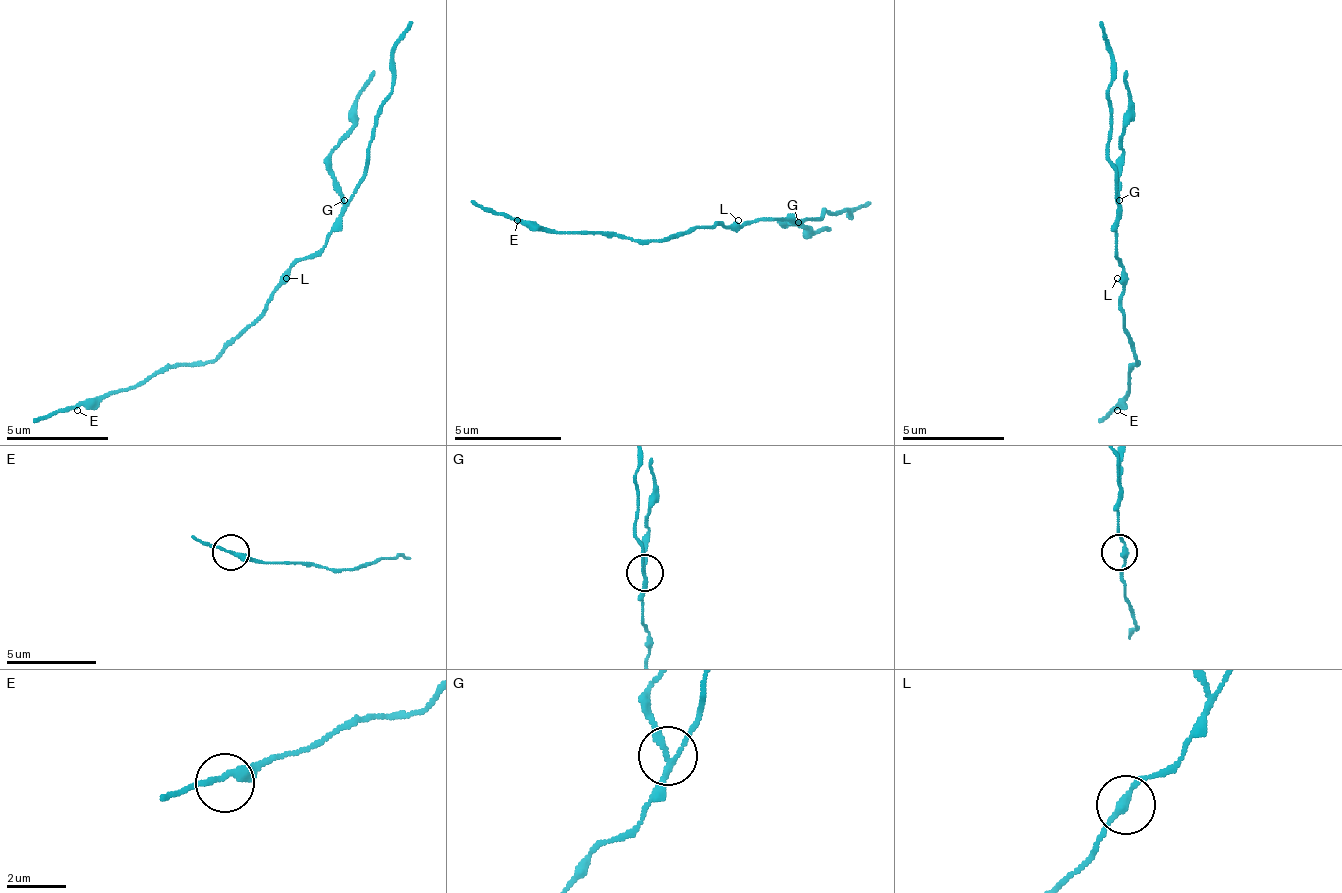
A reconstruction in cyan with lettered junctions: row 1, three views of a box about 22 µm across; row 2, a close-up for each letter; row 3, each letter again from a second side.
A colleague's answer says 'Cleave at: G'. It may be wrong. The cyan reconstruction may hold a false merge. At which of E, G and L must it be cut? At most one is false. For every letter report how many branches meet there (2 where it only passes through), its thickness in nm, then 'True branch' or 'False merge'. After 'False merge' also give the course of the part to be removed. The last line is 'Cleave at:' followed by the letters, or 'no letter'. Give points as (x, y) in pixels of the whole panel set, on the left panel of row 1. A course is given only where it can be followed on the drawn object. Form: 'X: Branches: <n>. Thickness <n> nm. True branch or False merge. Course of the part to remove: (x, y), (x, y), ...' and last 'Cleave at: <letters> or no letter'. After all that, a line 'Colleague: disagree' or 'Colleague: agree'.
E: Branches: 2. Thickness 240 nm. True branch
G: Branches: 3. Thickness 180 nm. False merge. Course of the part to remove: (342, 201), (332, 145), (352, 125), (352, 99), (373, 69)
L: Branches: 2. Thickness 220 nm. True branch
Cleave at: G
Colleague: agree

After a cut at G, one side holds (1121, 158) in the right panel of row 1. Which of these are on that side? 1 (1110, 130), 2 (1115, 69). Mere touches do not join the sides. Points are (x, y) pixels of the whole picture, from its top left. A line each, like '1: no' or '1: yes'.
1: no
2: no

